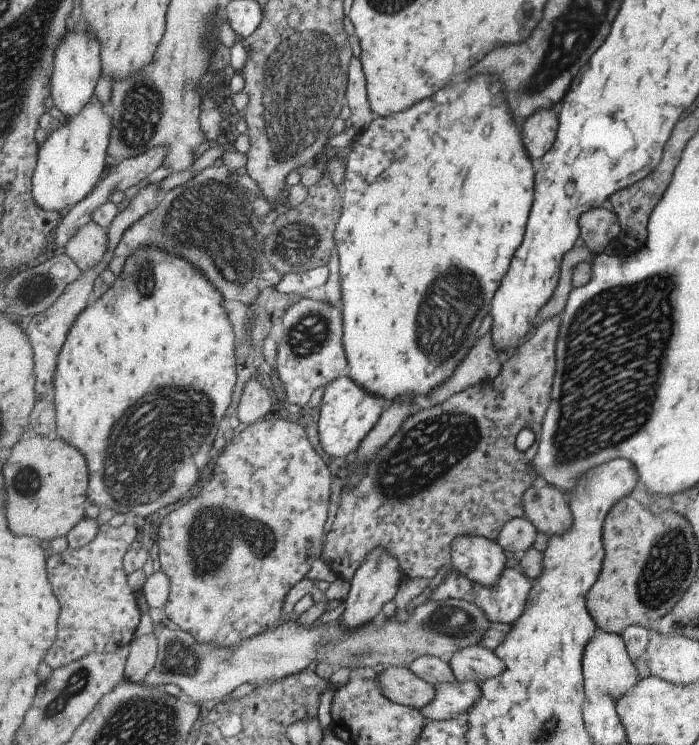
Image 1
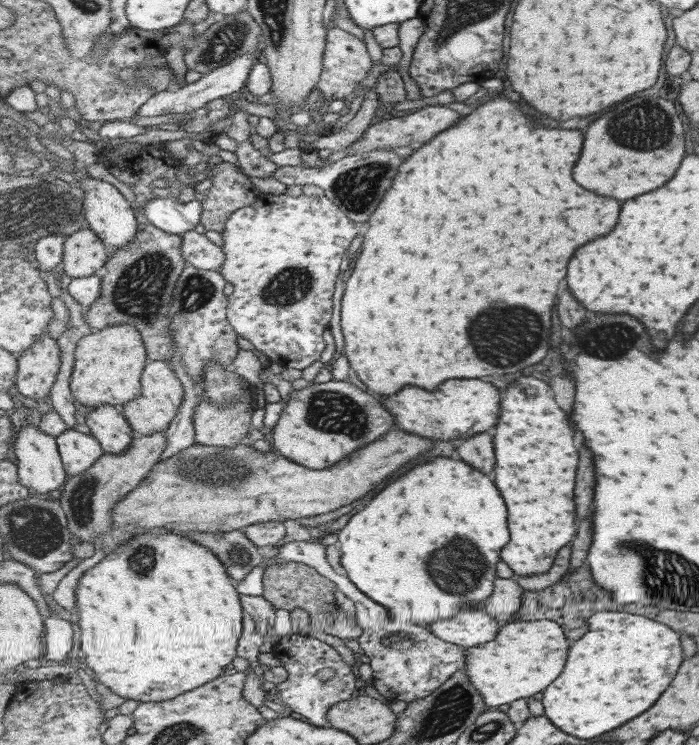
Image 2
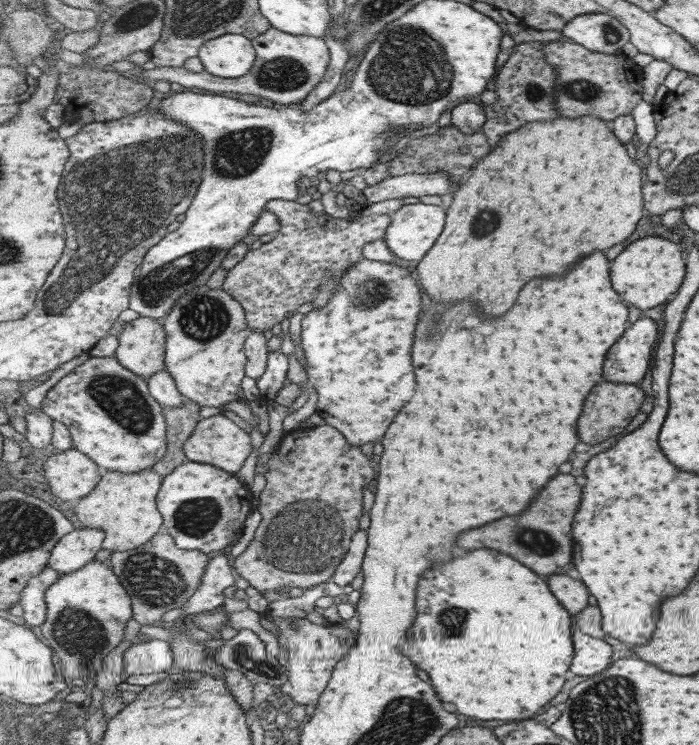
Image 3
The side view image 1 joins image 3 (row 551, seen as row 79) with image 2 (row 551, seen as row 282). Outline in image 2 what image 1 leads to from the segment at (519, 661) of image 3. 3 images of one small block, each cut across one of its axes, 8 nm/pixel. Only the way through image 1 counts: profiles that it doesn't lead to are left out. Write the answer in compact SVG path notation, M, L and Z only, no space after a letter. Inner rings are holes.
M445 456L423 462L407 472L407 476L391 482L340 532L343 566L359 590L383 606L395 623L422 626L455 618L473 604L483 607L495 592L501 550L511 540L507 504L495 482L477 468Z

